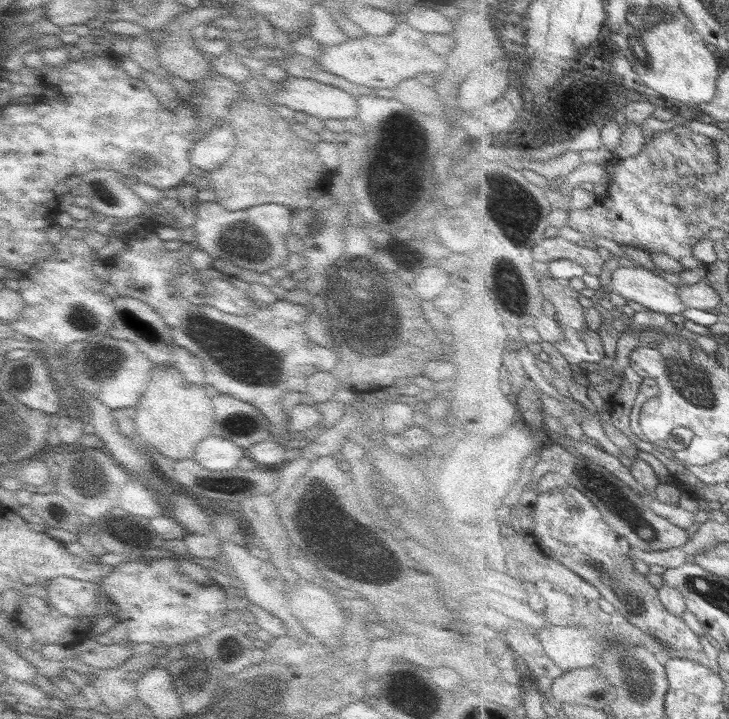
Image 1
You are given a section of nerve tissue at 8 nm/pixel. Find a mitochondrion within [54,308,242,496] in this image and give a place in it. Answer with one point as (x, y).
(105, 359)

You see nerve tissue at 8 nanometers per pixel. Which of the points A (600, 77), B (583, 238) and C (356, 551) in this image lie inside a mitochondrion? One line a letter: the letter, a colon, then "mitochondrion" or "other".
A: other
B: other
C: mitochondrion

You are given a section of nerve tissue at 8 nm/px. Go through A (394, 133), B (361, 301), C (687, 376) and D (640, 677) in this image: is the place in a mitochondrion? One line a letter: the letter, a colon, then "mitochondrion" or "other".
A: other
B: mitochondrion
C: mitochondrion
D: mitochondrion

